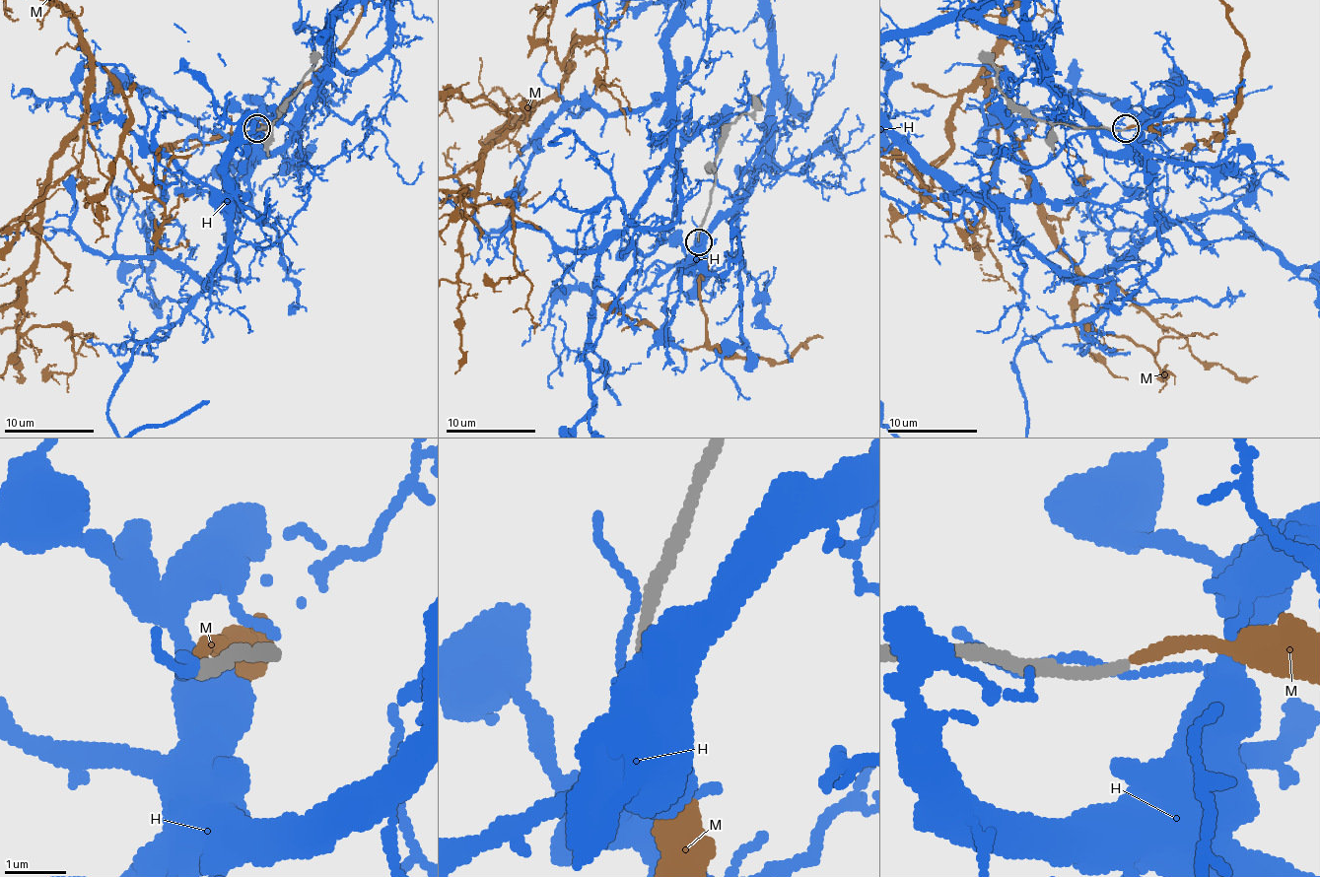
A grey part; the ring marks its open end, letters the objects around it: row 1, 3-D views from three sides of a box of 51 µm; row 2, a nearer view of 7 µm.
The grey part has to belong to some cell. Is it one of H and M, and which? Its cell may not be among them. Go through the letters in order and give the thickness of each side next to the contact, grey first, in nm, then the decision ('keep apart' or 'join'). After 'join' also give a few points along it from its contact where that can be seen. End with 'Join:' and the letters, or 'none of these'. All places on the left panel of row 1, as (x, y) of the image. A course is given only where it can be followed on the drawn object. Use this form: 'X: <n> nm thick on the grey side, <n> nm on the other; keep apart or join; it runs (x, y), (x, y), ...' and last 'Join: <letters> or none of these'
H: 190 nm thick on the grey side, 110 nm on the other; keep apart
M: 180 nm thick on the grey side, 200 nm on the other; join
Join: M

